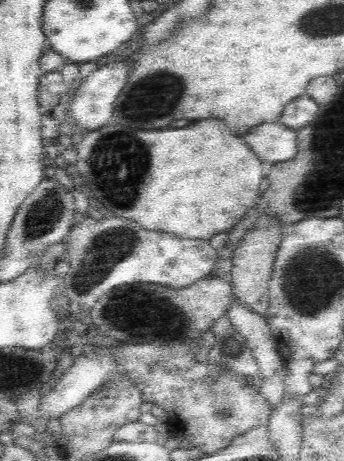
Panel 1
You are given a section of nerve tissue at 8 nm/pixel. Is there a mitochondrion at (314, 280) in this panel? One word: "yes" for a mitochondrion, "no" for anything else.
yes

